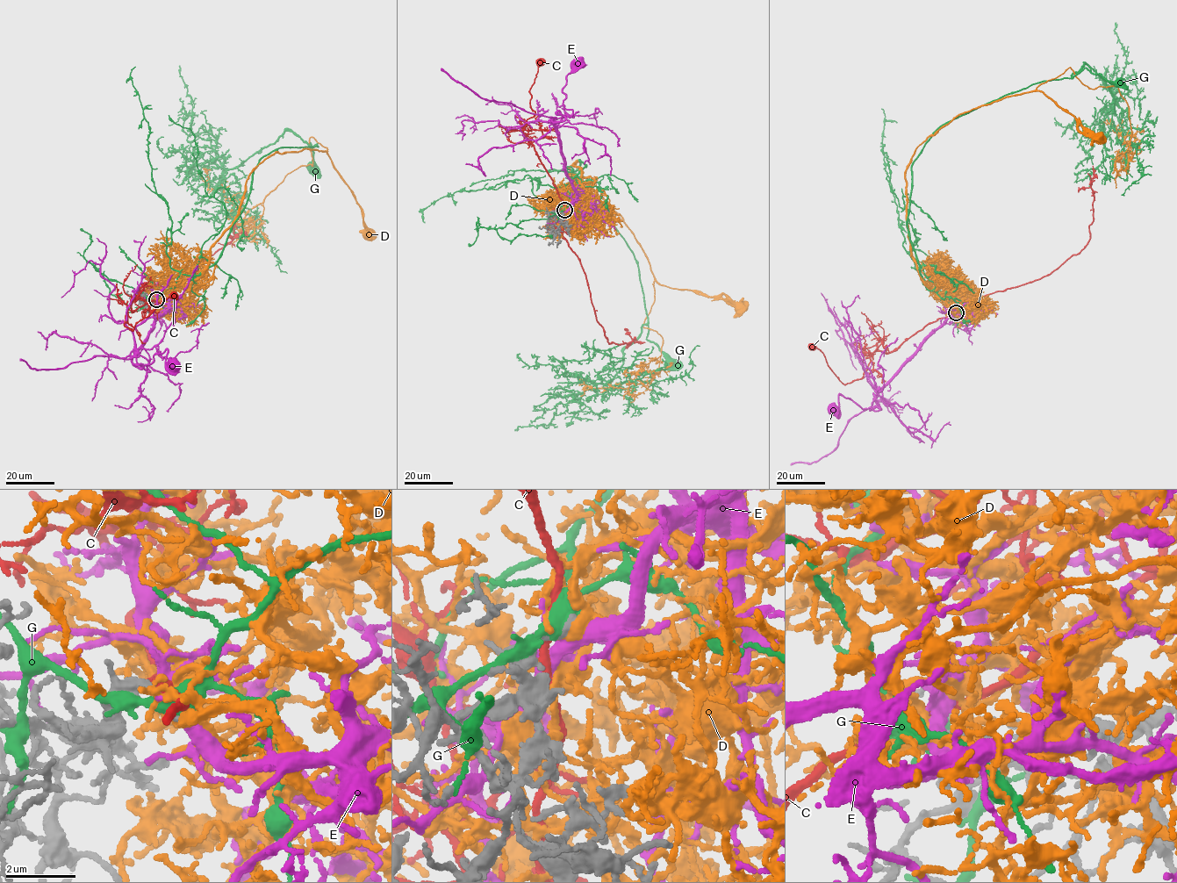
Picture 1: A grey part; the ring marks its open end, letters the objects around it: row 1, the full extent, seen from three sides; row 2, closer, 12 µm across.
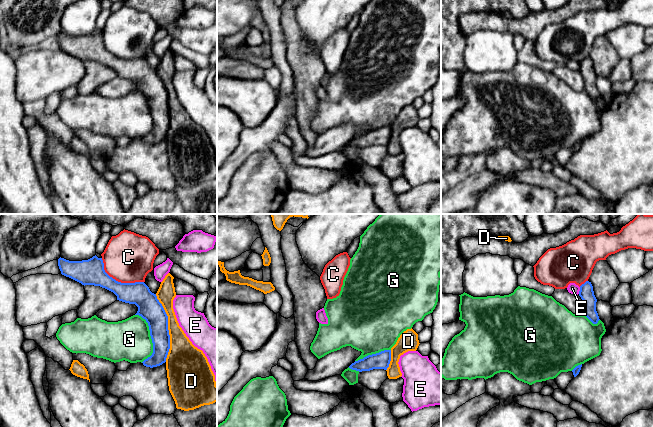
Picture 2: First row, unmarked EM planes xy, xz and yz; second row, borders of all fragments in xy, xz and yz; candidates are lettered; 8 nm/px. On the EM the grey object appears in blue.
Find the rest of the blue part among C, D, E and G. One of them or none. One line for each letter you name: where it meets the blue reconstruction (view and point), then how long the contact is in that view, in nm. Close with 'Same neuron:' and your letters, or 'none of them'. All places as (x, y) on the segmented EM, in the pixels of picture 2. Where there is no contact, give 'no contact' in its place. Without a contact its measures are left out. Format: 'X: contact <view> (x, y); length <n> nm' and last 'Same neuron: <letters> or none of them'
D: contact xy (167, 328); length 550 nm
Same neuron: D

